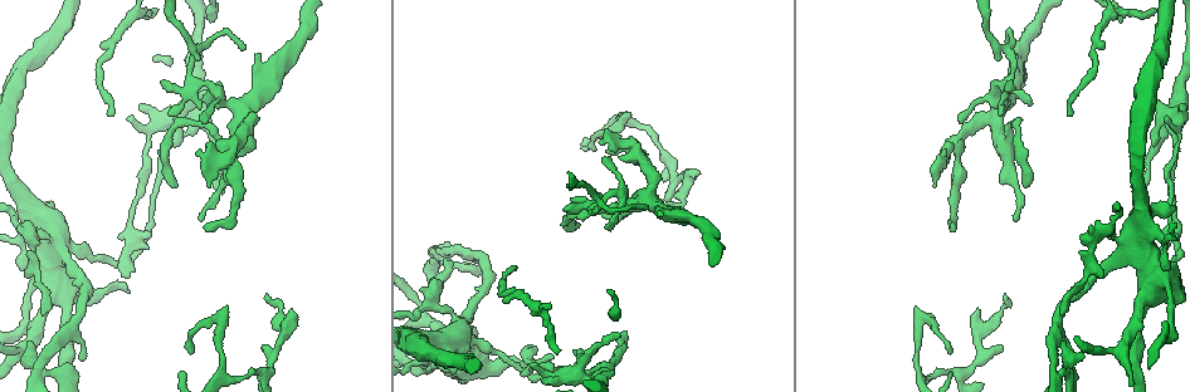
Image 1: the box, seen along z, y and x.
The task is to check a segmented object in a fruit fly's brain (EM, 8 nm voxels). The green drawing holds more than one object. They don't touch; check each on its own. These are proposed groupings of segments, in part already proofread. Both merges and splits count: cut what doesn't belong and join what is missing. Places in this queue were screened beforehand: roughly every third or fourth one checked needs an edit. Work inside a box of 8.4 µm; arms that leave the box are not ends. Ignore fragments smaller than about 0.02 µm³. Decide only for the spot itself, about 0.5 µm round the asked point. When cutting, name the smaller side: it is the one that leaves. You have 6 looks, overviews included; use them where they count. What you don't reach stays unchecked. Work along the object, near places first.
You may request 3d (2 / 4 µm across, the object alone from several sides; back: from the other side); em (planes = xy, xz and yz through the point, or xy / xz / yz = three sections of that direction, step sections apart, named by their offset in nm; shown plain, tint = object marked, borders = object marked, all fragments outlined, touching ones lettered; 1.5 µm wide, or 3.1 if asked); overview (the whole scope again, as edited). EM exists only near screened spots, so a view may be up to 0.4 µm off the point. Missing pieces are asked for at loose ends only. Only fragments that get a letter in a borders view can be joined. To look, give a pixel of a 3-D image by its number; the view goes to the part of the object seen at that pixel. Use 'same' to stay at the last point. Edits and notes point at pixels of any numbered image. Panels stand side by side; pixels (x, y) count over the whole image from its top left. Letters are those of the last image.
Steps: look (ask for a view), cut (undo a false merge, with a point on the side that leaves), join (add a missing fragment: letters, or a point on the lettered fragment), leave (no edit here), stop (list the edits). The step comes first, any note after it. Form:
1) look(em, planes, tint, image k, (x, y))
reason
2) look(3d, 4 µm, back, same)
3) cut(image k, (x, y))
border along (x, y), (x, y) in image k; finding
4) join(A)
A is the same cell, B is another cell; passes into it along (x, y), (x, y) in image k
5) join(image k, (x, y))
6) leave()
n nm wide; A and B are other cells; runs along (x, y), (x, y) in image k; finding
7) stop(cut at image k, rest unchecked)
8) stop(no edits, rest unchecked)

look(em, yz, step 8, borders, image 1, (1003, 349))
an open end

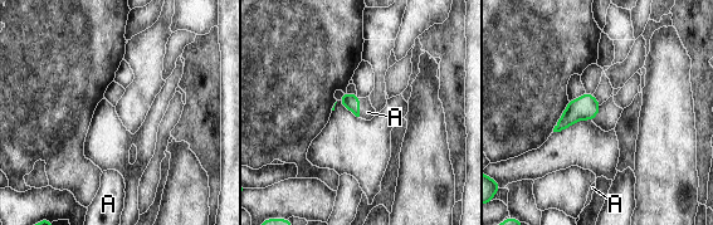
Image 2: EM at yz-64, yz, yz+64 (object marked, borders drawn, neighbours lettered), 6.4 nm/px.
join(A)
A is the same cell; the neuron continues

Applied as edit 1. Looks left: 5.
look(overview)
redraw

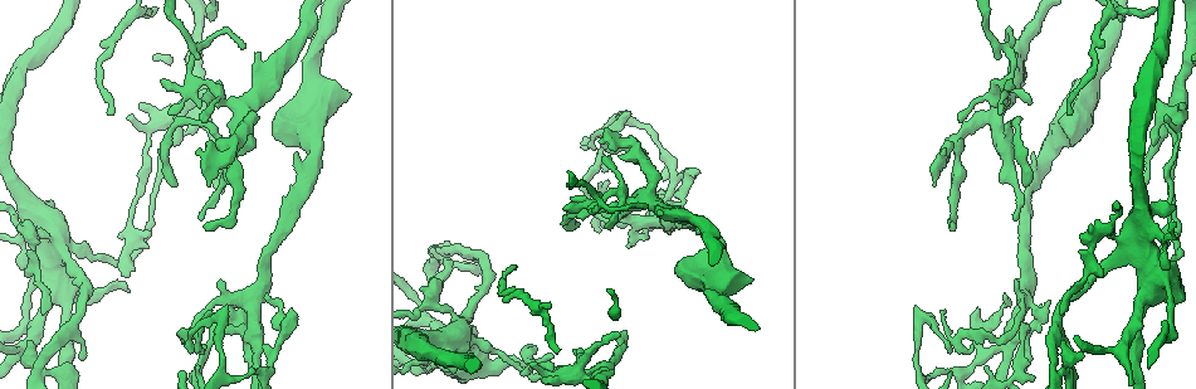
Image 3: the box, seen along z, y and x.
look(3d, 2 µm, image 3, (149, 147))
sudden change in width

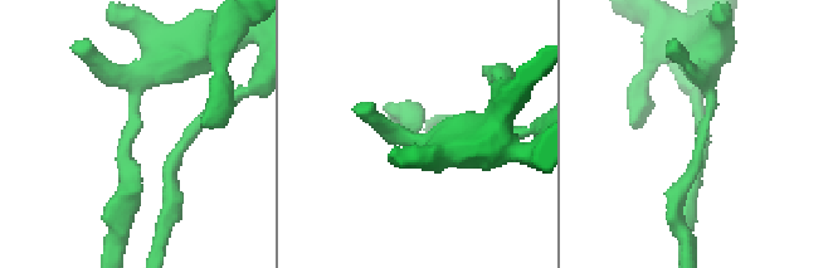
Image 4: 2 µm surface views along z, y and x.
look(em, xy, step 4, borders, image 4, (133, 136))

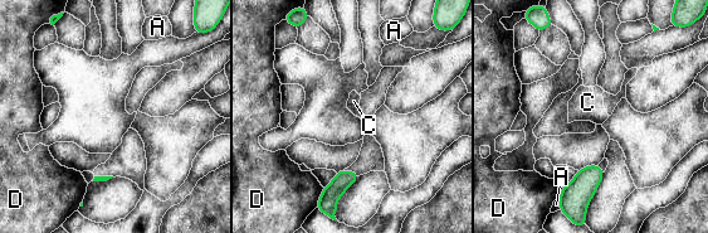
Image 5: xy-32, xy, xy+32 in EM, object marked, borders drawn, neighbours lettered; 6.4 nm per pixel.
look(em, planes, borders, same)
cut it another way

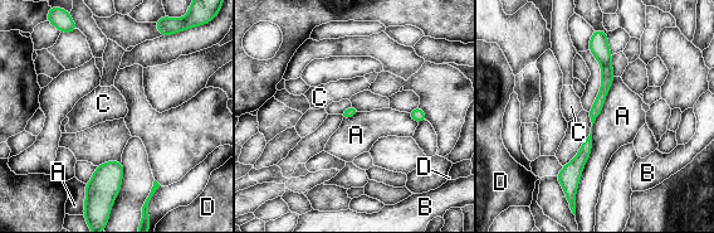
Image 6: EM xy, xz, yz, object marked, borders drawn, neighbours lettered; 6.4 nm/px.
leave()
A touches over 800 nm; A, B, C and D are other cells; continuous, no second neuron

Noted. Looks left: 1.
stop(join at image 2, rest unchecked)

